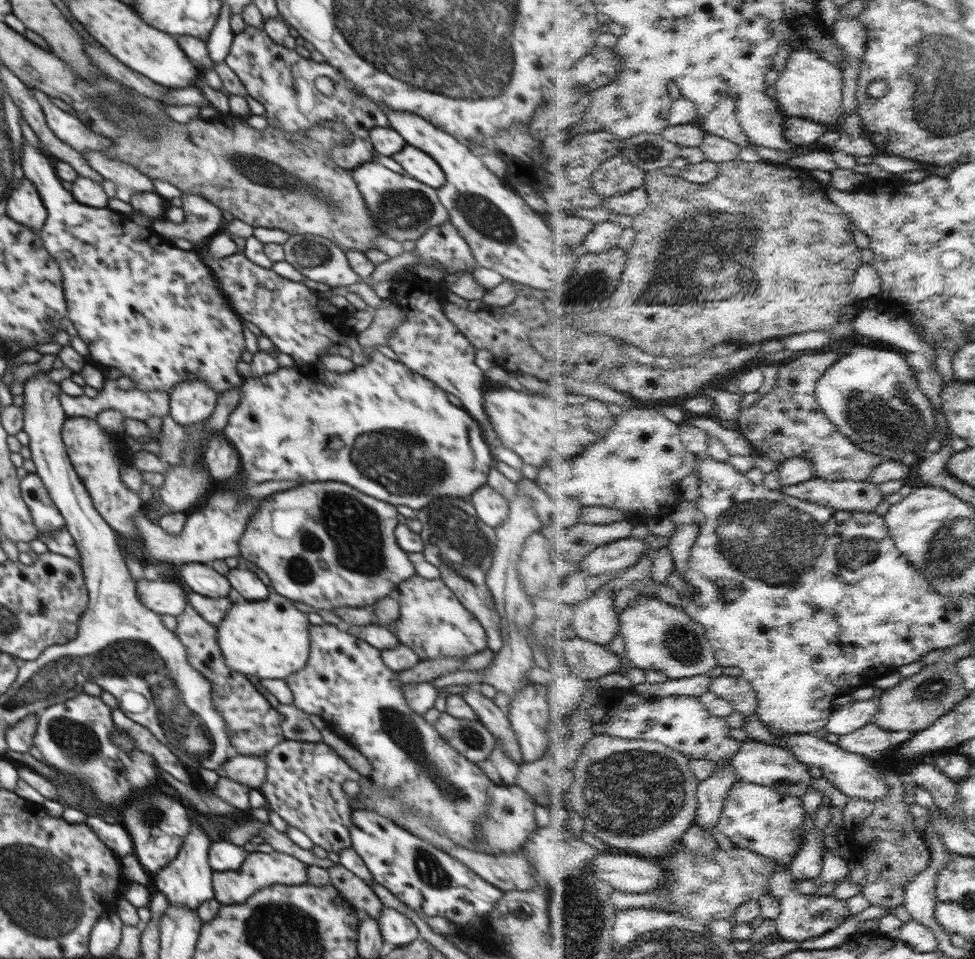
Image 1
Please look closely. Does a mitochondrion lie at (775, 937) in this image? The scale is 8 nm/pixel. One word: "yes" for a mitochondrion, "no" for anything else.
no

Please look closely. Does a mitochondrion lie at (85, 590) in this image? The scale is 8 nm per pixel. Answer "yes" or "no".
no

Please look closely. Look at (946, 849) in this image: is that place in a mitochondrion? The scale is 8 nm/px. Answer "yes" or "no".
no

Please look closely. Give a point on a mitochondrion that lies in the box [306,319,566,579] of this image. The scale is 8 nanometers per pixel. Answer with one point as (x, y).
(400, 461)

